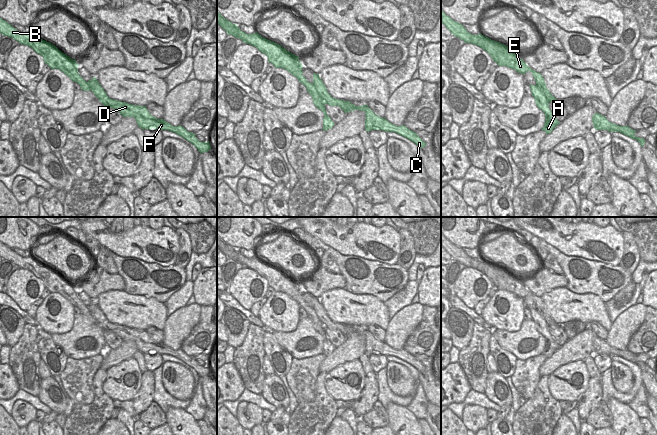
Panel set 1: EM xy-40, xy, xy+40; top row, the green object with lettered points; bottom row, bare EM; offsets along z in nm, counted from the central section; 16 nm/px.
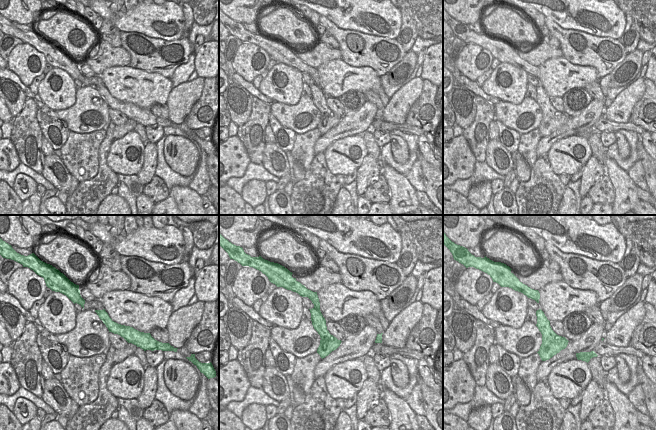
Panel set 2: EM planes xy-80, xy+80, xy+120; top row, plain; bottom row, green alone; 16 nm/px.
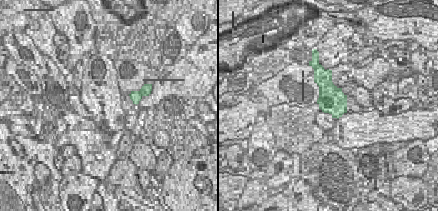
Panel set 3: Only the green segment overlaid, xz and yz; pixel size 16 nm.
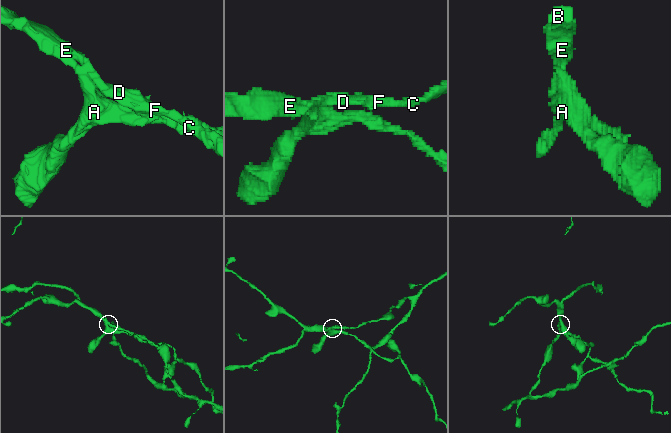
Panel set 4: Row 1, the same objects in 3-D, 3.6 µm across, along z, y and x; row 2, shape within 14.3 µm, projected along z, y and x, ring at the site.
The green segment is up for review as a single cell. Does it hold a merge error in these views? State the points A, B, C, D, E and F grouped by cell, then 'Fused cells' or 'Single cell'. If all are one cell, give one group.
Groups: A B / C D E F. Fused cells.

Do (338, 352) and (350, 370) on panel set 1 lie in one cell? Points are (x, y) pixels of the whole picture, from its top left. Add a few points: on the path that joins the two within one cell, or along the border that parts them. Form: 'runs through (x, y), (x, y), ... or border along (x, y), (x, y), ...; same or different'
border along (358, 358), (352, 361), (345, 361), (327, 373); different

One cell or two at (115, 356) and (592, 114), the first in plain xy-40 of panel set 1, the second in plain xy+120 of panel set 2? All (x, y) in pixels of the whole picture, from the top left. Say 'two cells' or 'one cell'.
one cell

